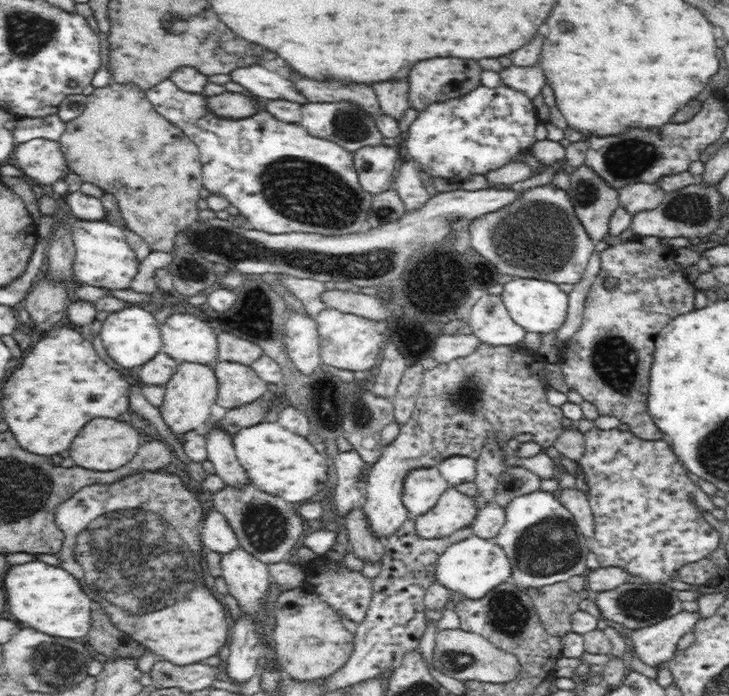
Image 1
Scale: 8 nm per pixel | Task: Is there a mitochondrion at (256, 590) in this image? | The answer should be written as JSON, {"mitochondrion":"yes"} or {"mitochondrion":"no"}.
{"mitochondrion":"no"}

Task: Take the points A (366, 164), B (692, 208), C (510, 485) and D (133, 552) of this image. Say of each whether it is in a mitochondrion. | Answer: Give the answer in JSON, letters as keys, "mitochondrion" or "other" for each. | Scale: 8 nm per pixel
{"A":"mitochondrion","B":"mitochondrion","C":"other","D":"mitochondrion"}

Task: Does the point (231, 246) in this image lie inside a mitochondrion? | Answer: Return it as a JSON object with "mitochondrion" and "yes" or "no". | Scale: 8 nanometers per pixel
{"mitochondrion":"yes"}

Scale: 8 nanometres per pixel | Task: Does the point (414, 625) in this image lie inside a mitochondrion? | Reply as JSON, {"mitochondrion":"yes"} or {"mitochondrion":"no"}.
{"mitochondrion":"no"}

